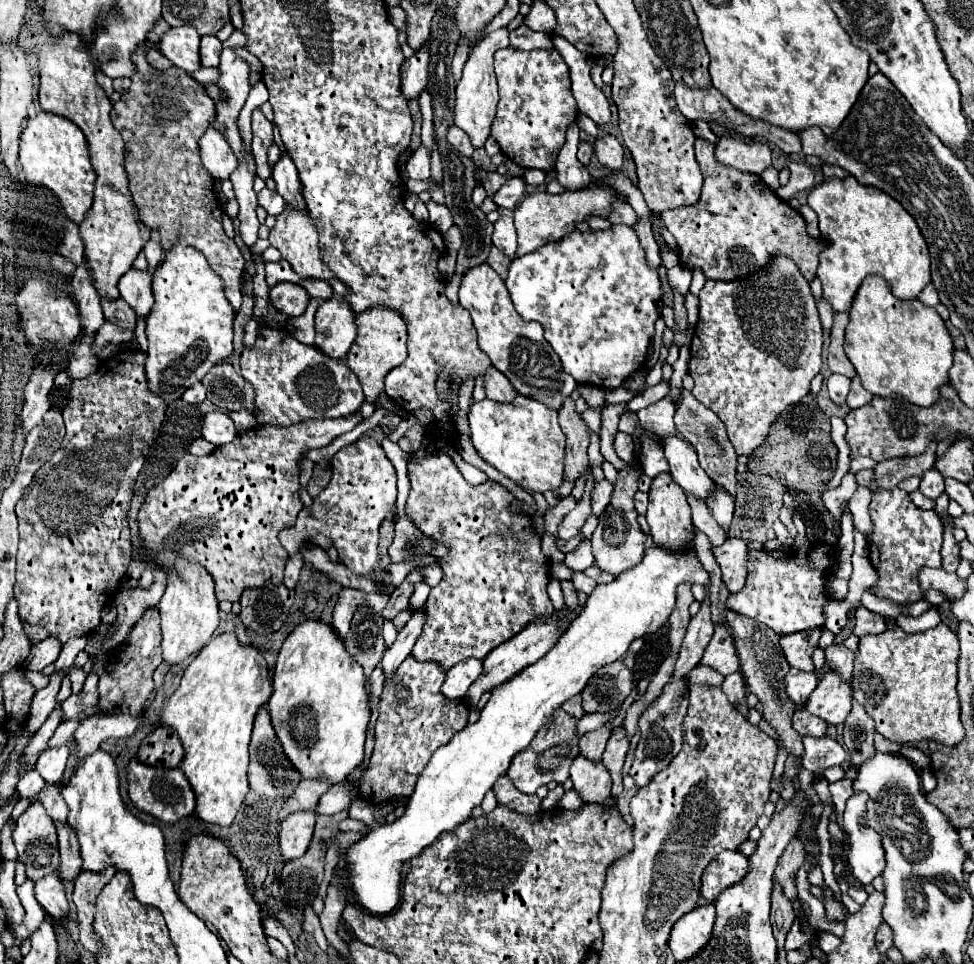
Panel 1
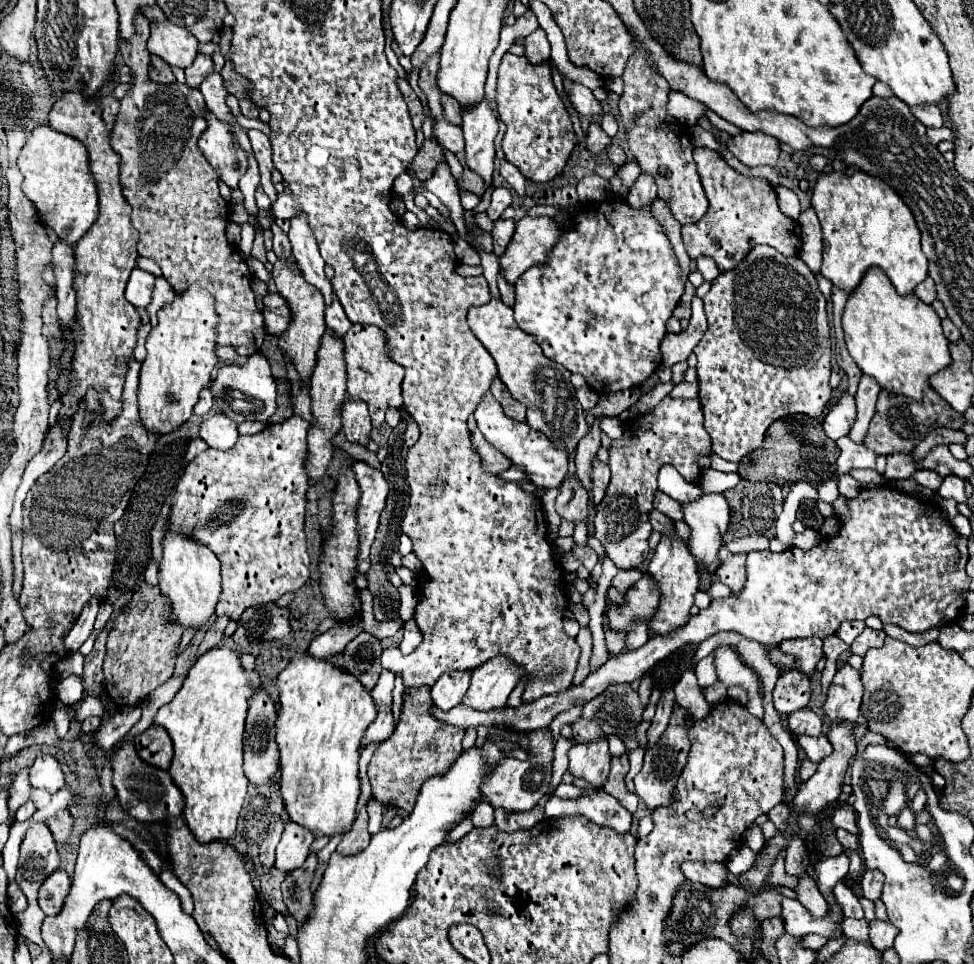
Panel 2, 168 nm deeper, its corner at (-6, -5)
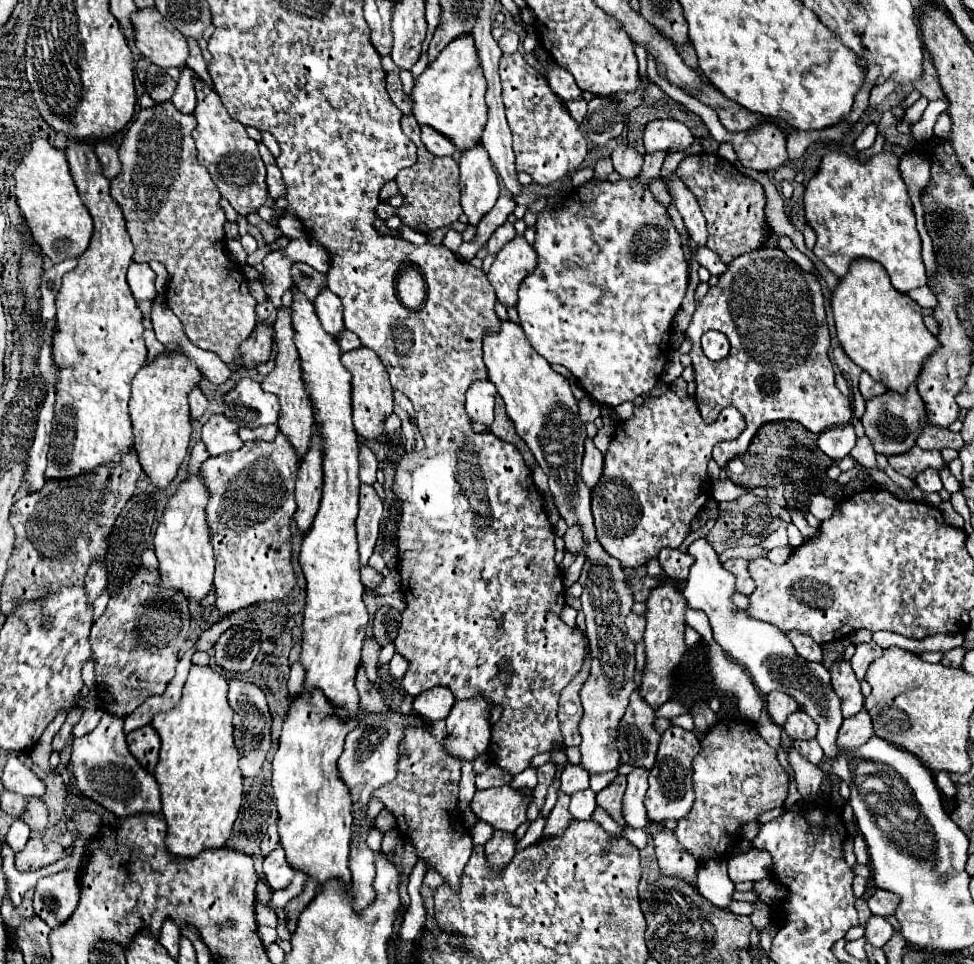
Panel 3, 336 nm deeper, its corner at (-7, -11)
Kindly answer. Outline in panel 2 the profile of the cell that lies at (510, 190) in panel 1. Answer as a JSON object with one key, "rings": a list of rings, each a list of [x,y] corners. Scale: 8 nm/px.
{"rings":[[[499,187],[499,189],[493,189],[491,193],[491,205],[487,209],[487,215],[491,221],[497,221],[501,217],[501,213],[511,205],[511,193],[509,189],[505,187]]]}

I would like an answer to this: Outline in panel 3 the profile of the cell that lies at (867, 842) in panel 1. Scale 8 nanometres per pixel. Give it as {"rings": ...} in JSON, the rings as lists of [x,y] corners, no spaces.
{"rings":[[[876,889],[874,895],[866,901],[870,911],[874,915],[892,915],[894,909],[898,907],[898,895],[890,893],[890,891],[884,891],[884,889]]]}

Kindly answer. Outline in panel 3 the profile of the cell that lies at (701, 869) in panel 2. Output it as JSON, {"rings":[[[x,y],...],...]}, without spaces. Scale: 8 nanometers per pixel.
{"rings":[[[652,823],[650,833],[654,837],[654,847],[656,847],[656,857],[660,865],[662,875],[670,875],[676,879],[682,879],[686,883],[696,883],[696,873],[698,865],[686,853],[680,843],[676,841],[672,831],[664,831],[658,823]]]}

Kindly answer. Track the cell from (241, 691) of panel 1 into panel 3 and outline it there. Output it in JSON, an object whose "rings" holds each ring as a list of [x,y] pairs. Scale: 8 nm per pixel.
{"rings":[[[194,665],[186,679],[180,703],[166,711],[158,713],[152,719],[152,727],[158,731],[162,739],[160,761],[154,769],[154,777],[160,785],[162,793],[162,813],[168,823],[168,839],[166,845],[170,853],[180,857],[196,857],[204,849],[220,849],[228,837],[232,835],[232,825],[240,813],[244,785],[242,773],[238,769],[238,749],[234,745],[234,723],[230,711],[228,695],[228,677],[216,665]]]}

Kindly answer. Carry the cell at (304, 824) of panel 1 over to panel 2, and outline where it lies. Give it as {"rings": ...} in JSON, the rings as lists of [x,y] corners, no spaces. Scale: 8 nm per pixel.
{"rings":[[[289,821],[275,849],[275,869],[283,873],[291,873],[293,869],[299,869],[309,855],[309,845],[313,839],[315,837],[307,833],[307,829],[301,829],[299,825],[293,825]]]}

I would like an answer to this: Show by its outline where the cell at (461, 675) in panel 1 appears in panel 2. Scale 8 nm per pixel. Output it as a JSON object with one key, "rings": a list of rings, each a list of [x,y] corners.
{"rings":[[[471,671],[443,673],[431,687],[431,699],[433,699],[435,707],[447,711],[447,709],[453,709],[455,705],[459,705],[465,695],[465,689],[469,687],[469,677],[471,677]]]}

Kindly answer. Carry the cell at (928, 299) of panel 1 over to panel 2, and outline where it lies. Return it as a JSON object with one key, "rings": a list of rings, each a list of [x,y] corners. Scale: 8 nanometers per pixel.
{"rings":[[[927,277],[923,283],[919,283],[919,285],[915,287],[913,293],[915,293],[923,303],[931,305],[931,303],[935,301],[935,297],[937,297],[937,291],[935,291],[935,283],[933,283],[933,279]]]}

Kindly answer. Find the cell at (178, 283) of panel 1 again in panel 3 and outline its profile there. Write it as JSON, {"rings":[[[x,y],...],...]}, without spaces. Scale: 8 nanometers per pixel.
{"rings":[[[170,351],[156,355],[154,361],[146,363],[132,381],[132,399],[130,399],[130,417],[132,429],[136,435],[134,449],[138,451],[142,469],[146,471],[148,479],[158,485],[166,487],[174,477],[188,453],[190,443],[190,405],[188,393],[196,389],[202,381],[202,373],[182,351]]]}

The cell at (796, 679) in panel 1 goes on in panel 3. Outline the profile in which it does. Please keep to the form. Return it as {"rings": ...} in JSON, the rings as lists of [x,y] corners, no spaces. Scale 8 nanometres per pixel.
{"rings":[[[772,691],[768,693],[766,699],[768,699],[768,713],[778,725],[784,725],[788,715],[800,709],[796,699],[792,699],[788,693],[782,693],[782,691]]]}

